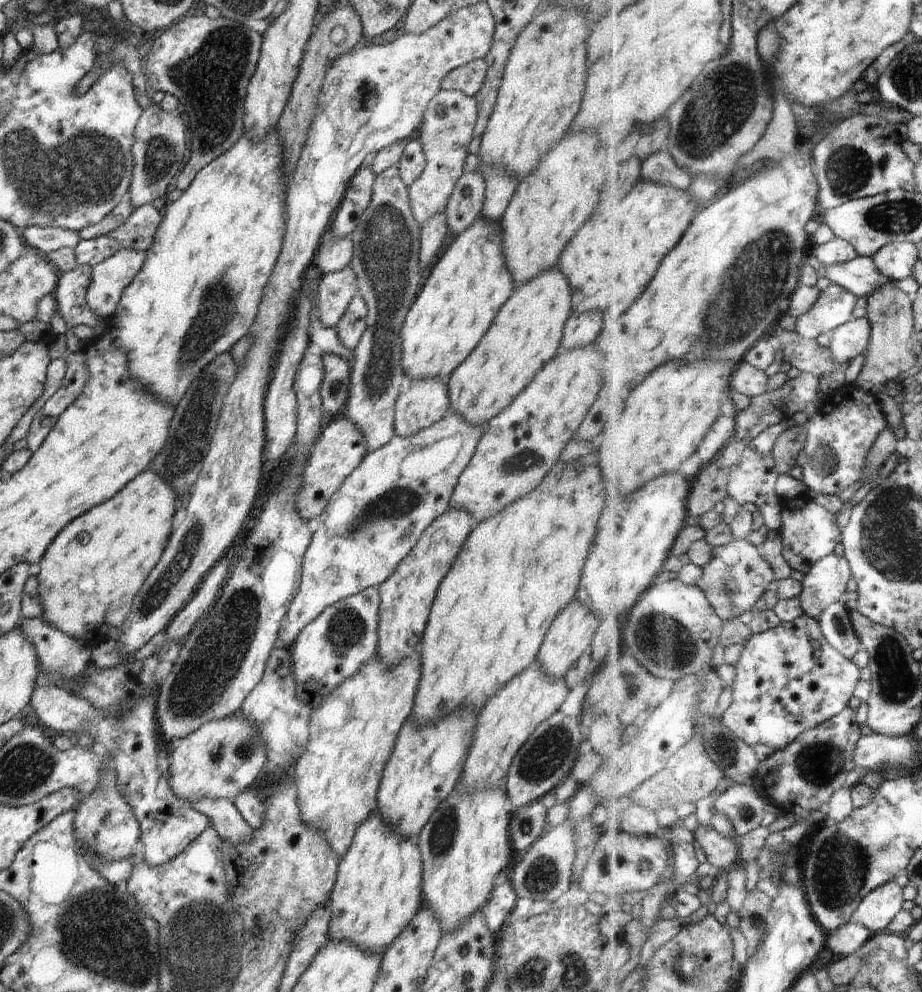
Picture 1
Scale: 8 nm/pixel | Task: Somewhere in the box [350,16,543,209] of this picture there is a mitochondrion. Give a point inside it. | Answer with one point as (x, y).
(363, 102)

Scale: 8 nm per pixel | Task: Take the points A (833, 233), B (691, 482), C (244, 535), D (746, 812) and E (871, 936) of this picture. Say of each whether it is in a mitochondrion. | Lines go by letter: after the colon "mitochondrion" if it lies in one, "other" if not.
A: other
B: other
C: other
D: mitochondrion
E: other

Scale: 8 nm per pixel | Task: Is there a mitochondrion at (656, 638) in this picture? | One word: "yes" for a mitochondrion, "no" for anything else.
yes

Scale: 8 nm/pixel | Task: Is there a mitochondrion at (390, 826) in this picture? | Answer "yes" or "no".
no

